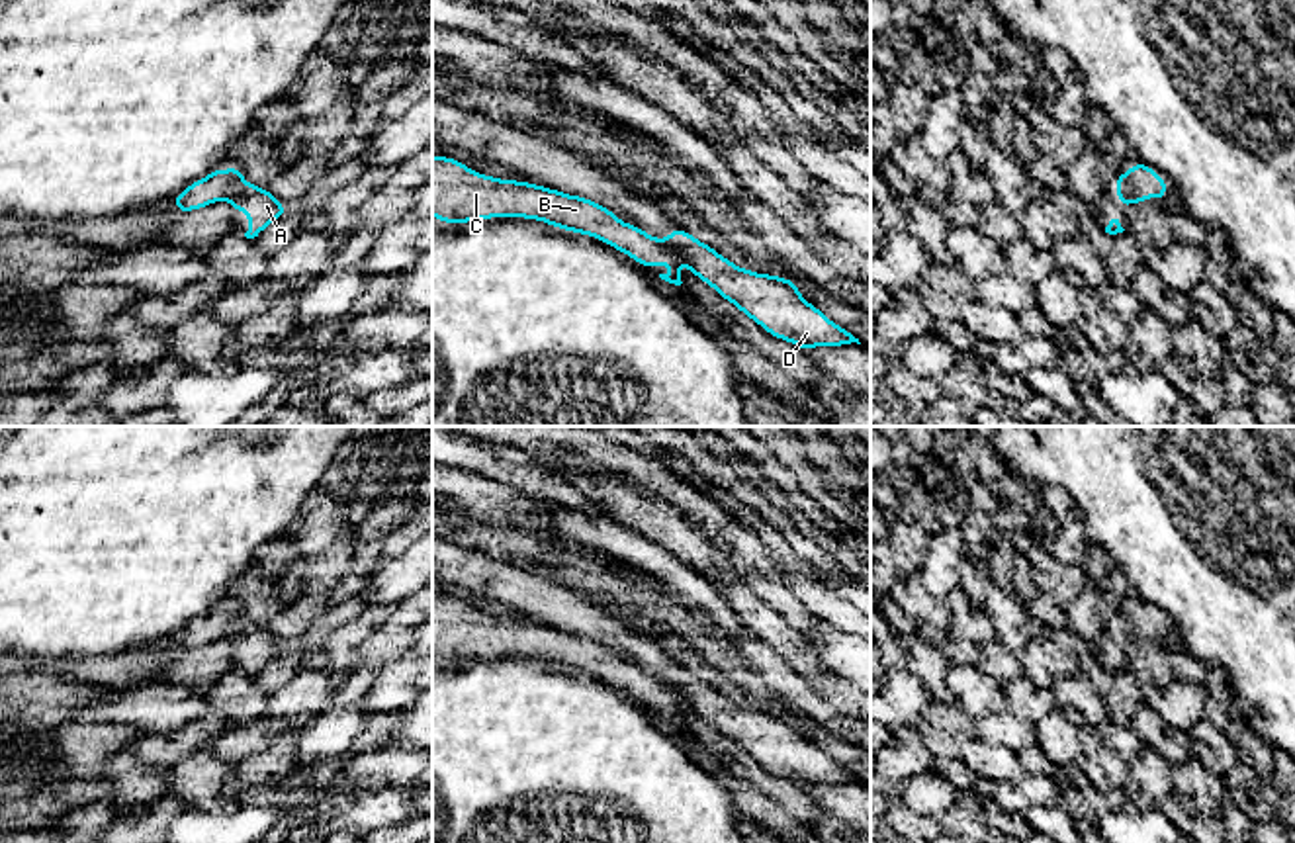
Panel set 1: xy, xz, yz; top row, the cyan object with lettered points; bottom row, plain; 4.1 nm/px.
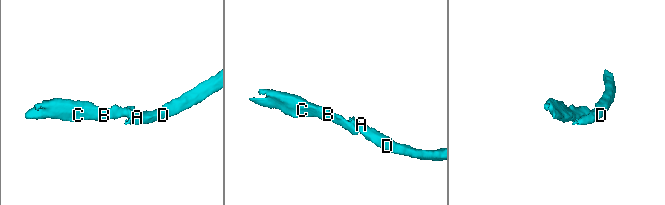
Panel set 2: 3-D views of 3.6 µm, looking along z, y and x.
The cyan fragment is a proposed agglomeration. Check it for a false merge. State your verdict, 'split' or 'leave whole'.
split

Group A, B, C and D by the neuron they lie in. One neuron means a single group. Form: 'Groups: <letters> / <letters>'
Groups: A D / B C

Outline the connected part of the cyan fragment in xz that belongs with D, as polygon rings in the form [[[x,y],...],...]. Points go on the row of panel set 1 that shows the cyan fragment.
[[[679,225],[661,241],[689,270],[734,303],[771,336],[788,340],[800,350],[816,346],[845,346],[859,342],[849,331],[829,321],[810,305],[788,278],[743,270],[700,243]]]

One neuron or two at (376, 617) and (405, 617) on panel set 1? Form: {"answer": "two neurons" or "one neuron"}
{"answer": "two neurons"}

